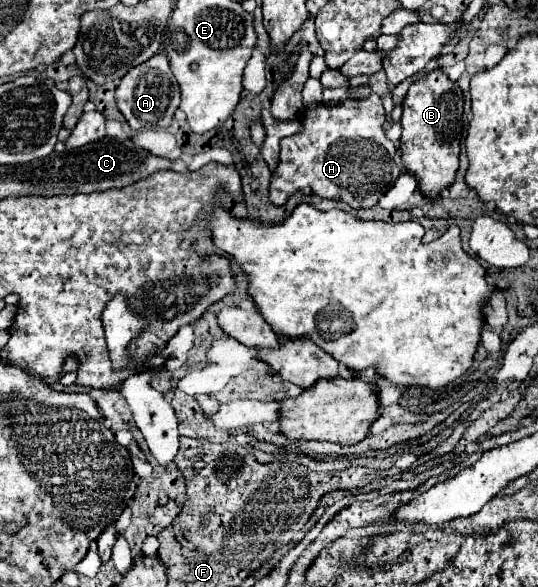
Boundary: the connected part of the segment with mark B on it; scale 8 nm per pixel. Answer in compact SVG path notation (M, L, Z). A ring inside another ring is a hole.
M440 69L426 73L426 77L414 81L408 95L402 101L402 139L400 155L404 169L418 181L418 189L424 197L436 199L440 191L454 183L458 173L460 137L462 137L462 91Z

